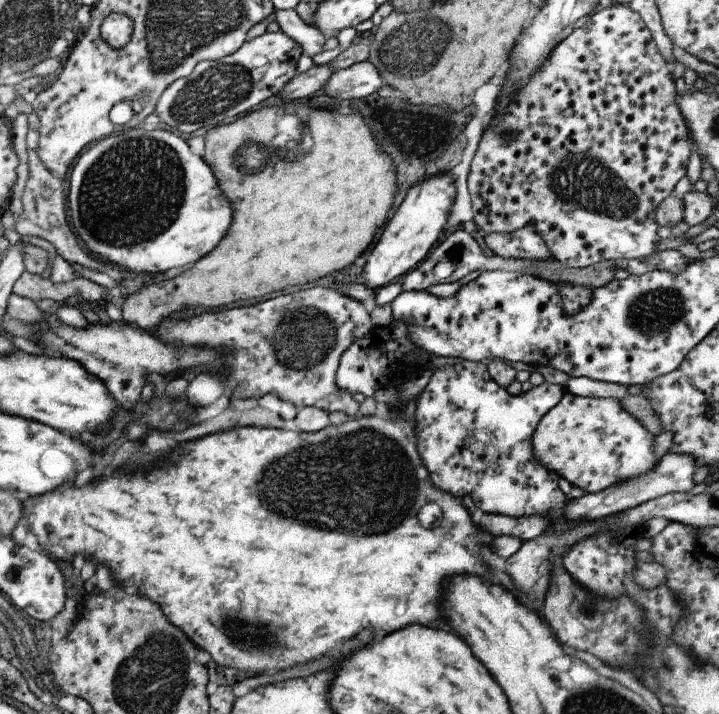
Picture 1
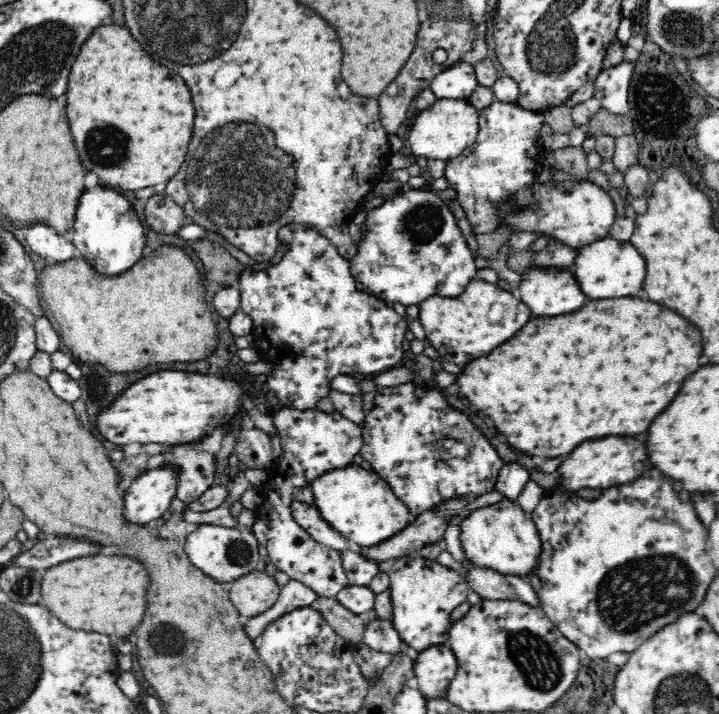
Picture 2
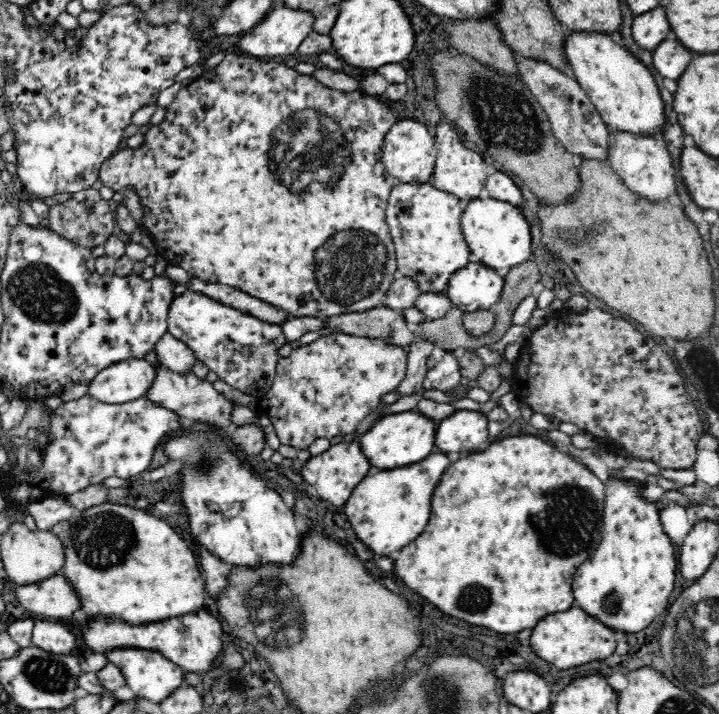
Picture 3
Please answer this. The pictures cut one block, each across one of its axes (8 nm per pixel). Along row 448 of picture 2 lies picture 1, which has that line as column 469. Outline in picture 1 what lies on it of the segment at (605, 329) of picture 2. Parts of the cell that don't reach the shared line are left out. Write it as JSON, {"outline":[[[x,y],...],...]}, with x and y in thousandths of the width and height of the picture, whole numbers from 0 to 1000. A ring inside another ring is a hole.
{"outline":[[[569,571],[558,578],[554,577],[544,577],[545,583],[538,590],[530,587],[529,584],[523,583],[510,583],[510,584],[501,584],[497,587],[487,587],[481,590],[477,595],[456,595],[452,601],[438,606],[424,606],[423,604],[409,602],[395,602],[395,601],[384,601],[376,598],[331,598],[324,599],[314,604],[306,604],[303,608],[295,608],[295,611],[284,611],[284,613],[278,613],[278,616],[273,616],[273,619],[256,619],[256,622],[250,622],[225,650],[220,650],[220,655],[217,658],[209,658],[209,661],[203,661],[203,664],[186,664],[186,661],[167,661],[167,658],[159,658],[153,667],[147,667],[147,669],[142,669],[142,672],[134,672],[134,675],[122,675],[122,678],[117,678],[117,681],[95,681],[92,686],[72,686],[72,689],[64,689],[61,695],[58,695],[58,700],[53,696],[47,696],[47,700],[42,700],[42,703],[36,703],[36,709],[32,706],[32,725],[31,732],[36,739],[42,739],[42,745],[50,751],[50,756],[53,756],[53,762],[58,772],[64,776],[72,776],[75,782],[81,782],[81,784],[89,784],[89,787],[102,787],[104,779],[107,776],[114,776],[118,779],[118,784],[127,784],[131,790],[142,790],[142,793],[147,793],[153,801],[156,801],[156,810],[160,815],[167,815],[170,822],[178,824],[181,821],[181,815],[189,821],[189,826],[192,826],[192,832],[195,835],[209,838],[211,843],[217,843],[223,852],[225,852],[225,857],[228,857],[228,863],[239,871],[239,874],[245,874],[248,880],[253,880],[256,882],[256,888],[264,894],[264,896],[270,896],[278,908],[284,908],[292,915],[292,919],[306,930],[306,933],[323,933],[323,924],[325,924],[325,936],[332,936],[334,938],[342,938],[342,933],[345,933],[345,938],[353,938],[353,941],[362,941],[362,938],[378,938],[378,936],[389,936],[389,938],[395,938],[395,936],[403,936],[403,933],[409,933],[409,930],[417,930],[417,927],[428,927],[428,924],[434,924],[434,922],[439,922],[439,919],[448,919],[448,916],[453,916],[459,908],[465,908],[473,896],[481,896],[481,894],[487,894],[487,891],[492,891],[495,885],[501,885],[503,880],[520,880],[520,882],[537,882],[537,885],[545,885],[545,882],[554,882],[554,880],[562,880],[562,877],[567,877],[567,874],[576,874],[576,871],[581,871],[581,874],[601,874],[601,871],[606,871],[609,866],[612,866],[612,826],[615,826],[615,821],[618,821],[618,815],[629,807],[629,804],[673,804],[676,801],[676,790],[670,787],[670,782],[668,782],[668,765],[673,765],[673,762],[679,762],[676,759],[676,748],[680,748],[677,744],[673,744],[662,728],[654,727],[654,720],[643,709],[643,703],[638,697],[634,697],[630,692],[613,688],[608,685],[602,675],[599,674],[599,667],[597,665],[595,658],[590,655],[587,650],[584,637],[580,632],[580,613],[577,612],[577,602],[574,599],[574,588],[563,590],[562,583],[567,580]],[[595,703],[606,703],[609,709],[612,709],[616,714],[618,727],[615,728],[615,737],[612,739],[601,739],[601,742],[592,742],[592,739],[587,739],[584,737],[584,731],[581,731],[581,714],[590,709],[590,706]]]}

